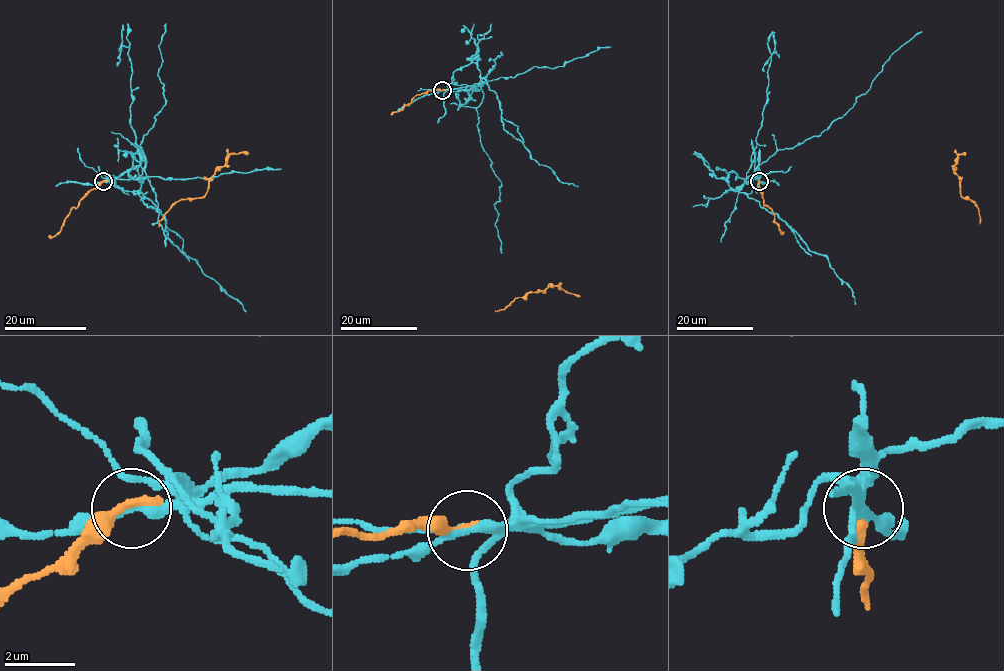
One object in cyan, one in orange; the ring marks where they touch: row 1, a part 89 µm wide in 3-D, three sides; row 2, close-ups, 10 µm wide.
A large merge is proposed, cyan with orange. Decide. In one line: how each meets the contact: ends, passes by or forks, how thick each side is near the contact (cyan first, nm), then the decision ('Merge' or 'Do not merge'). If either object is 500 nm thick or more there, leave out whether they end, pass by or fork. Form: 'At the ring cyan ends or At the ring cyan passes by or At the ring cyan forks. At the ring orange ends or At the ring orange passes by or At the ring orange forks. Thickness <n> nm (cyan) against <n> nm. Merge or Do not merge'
At the ring cyan passes by. At the ring orange ends. Thickness 220 nm (cyan) against 360 nm. Do not merge

